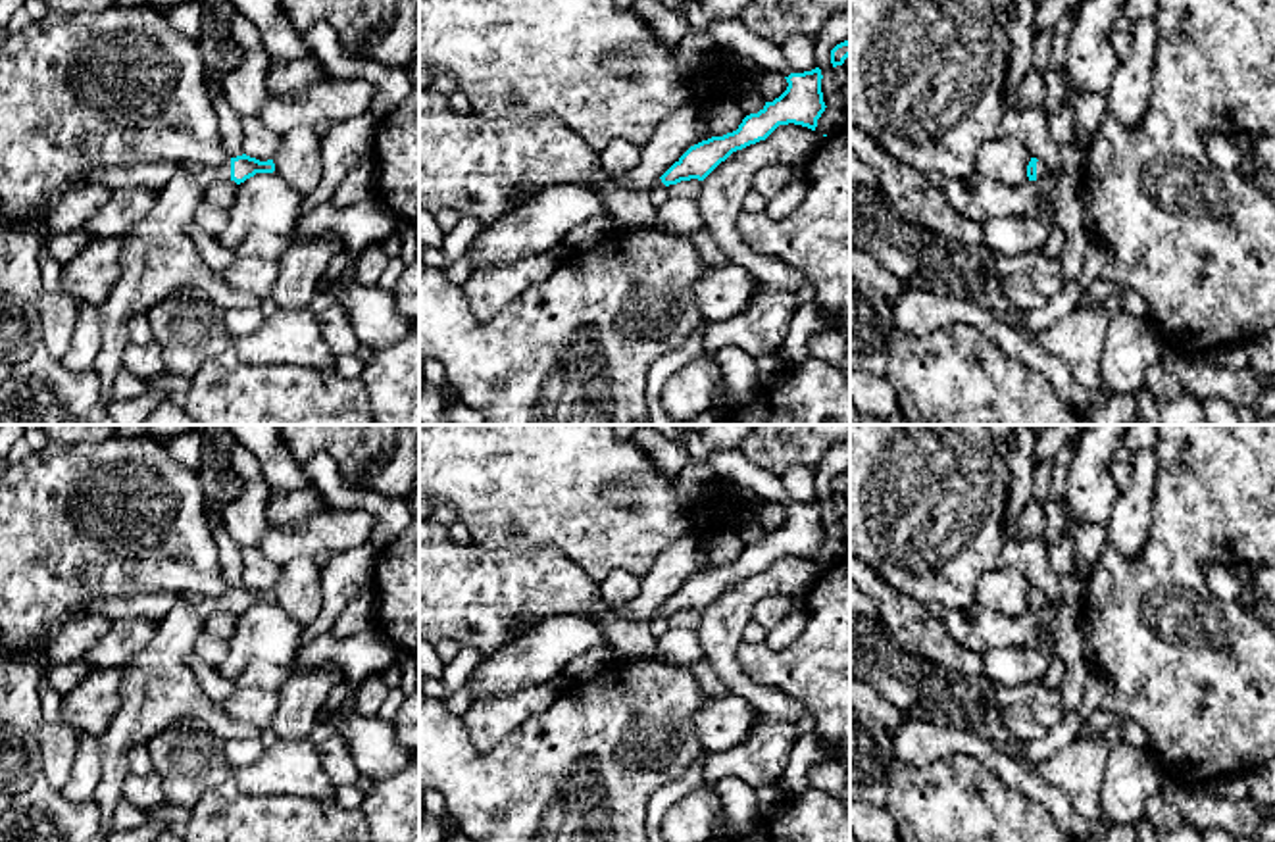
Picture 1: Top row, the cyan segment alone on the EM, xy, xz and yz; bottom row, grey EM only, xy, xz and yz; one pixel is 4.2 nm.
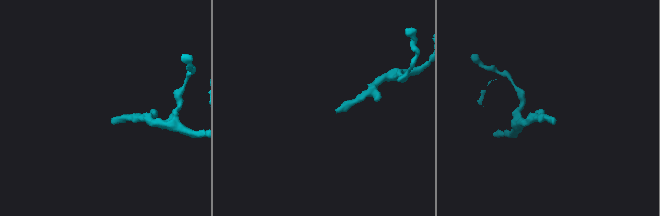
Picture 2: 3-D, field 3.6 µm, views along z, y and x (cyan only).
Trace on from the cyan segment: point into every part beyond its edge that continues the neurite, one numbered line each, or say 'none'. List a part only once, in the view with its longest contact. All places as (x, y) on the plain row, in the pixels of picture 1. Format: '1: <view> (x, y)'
1: xy (152, 606)

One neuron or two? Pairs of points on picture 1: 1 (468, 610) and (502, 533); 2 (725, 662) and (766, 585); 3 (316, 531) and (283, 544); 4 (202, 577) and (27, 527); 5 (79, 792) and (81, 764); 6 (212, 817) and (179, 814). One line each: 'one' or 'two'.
1: two
2: one
3: one
4: one
5: one
6: two

